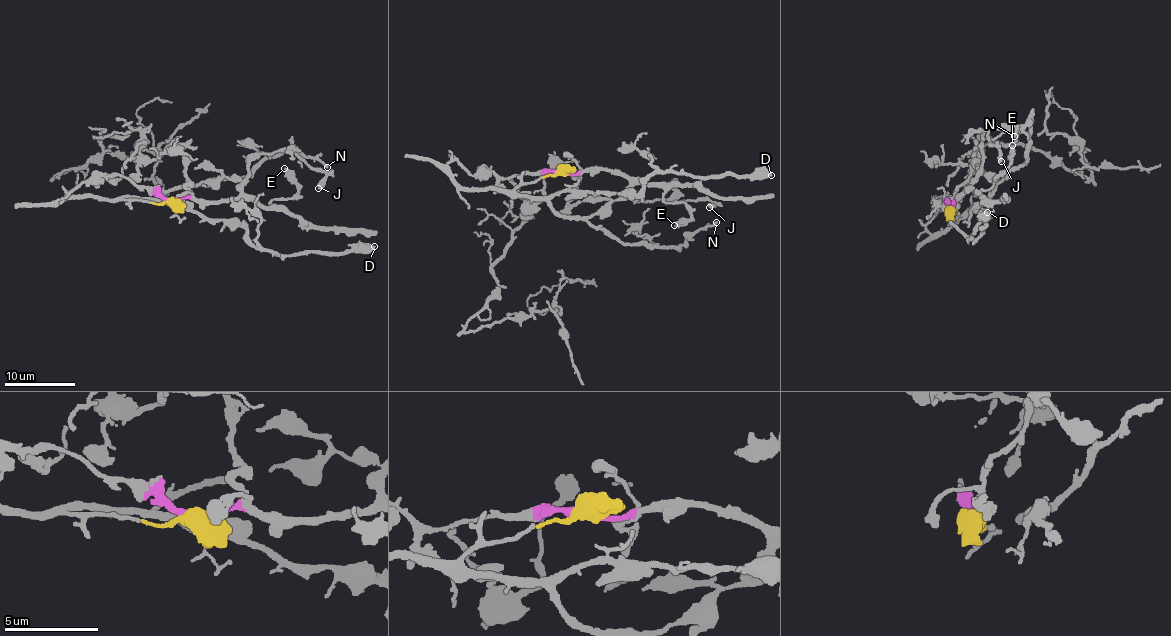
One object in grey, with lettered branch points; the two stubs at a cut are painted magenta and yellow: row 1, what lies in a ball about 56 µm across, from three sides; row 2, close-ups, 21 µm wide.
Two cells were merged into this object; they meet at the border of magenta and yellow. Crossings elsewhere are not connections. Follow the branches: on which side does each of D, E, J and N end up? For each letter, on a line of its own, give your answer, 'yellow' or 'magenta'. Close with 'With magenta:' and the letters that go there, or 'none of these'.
D: yellow
E: magenta
J: magenta
N: yellow
With magenta: E, J

